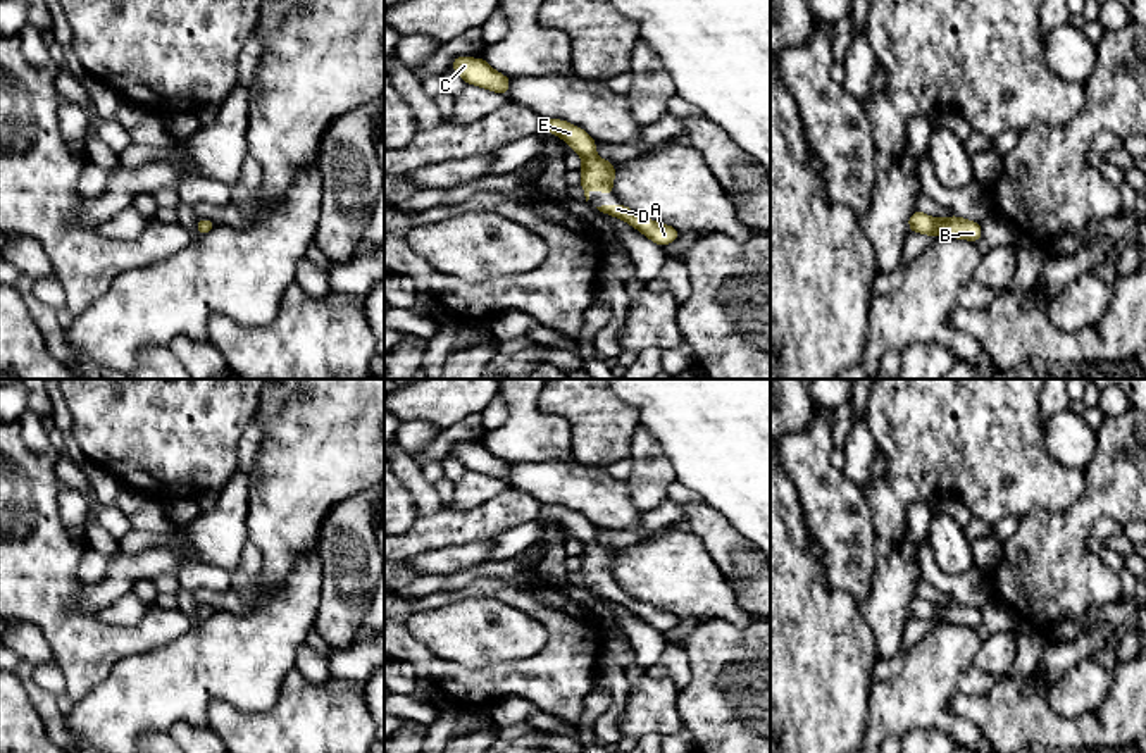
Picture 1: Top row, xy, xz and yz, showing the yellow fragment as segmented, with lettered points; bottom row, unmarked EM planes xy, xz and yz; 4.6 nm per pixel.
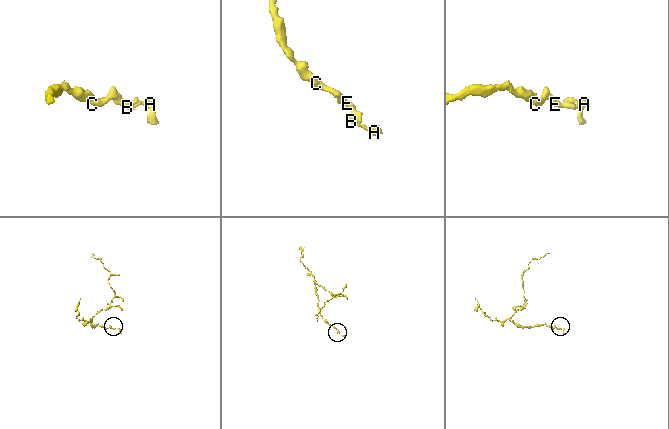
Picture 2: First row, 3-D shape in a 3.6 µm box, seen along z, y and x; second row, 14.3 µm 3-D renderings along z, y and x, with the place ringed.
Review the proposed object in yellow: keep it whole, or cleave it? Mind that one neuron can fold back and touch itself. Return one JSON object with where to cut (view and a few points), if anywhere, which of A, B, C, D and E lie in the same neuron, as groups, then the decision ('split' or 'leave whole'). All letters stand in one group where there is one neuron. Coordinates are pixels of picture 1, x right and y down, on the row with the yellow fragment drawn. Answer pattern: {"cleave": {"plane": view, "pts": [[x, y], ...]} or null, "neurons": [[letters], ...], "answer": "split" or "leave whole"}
{"cleave": null, "neurons": [["A", "B", "C", "D", "E"]], "answer": "leave whole"}

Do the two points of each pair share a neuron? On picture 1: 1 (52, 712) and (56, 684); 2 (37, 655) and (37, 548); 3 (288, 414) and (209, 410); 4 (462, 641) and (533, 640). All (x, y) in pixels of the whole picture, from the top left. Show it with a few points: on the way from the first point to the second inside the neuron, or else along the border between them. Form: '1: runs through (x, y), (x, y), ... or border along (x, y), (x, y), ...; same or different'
1: border along (31, 678), (56, 696); different
2: border along (18, 617), (31, 622), (43, 634), (54, 657); different
3: border along (261, 397), (255, 414); different
4: runs through (479, 640), (516, 640); same

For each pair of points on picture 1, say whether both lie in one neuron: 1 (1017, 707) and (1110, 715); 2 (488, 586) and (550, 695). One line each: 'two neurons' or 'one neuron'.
1: one neuron
2: one neuron

